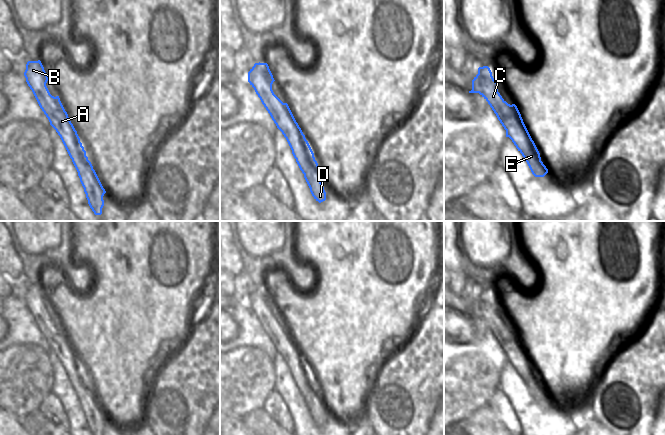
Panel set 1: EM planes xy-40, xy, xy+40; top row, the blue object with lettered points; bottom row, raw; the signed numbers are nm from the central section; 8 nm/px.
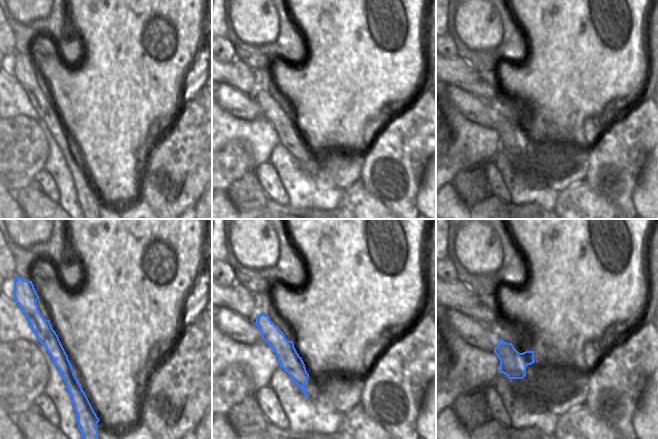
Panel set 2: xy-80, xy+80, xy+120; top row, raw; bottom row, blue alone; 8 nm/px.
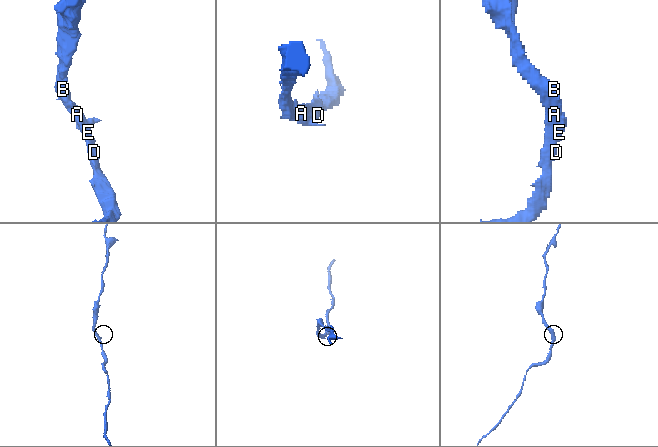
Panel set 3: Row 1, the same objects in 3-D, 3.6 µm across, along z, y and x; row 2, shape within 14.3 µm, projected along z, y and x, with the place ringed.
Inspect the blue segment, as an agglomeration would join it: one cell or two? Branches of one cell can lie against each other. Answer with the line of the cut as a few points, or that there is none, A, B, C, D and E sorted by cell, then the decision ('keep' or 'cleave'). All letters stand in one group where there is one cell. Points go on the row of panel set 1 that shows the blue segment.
cut none; groups A B C D E; keep

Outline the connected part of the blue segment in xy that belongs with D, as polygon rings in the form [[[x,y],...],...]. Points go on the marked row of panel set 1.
[[[255,63],[248,72],[248,82],[254,88],[277,128],[286,138],[312,196],[321,203],[326,200],[326,192],[319,179],[323,174],[288,104],[283,103],[274,94],[272,90],[274,81],[267,63]]]

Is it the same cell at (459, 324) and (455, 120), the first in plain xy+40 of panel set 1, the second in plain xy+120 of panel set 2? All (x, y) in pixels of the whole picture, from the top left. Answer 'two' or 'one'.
two

